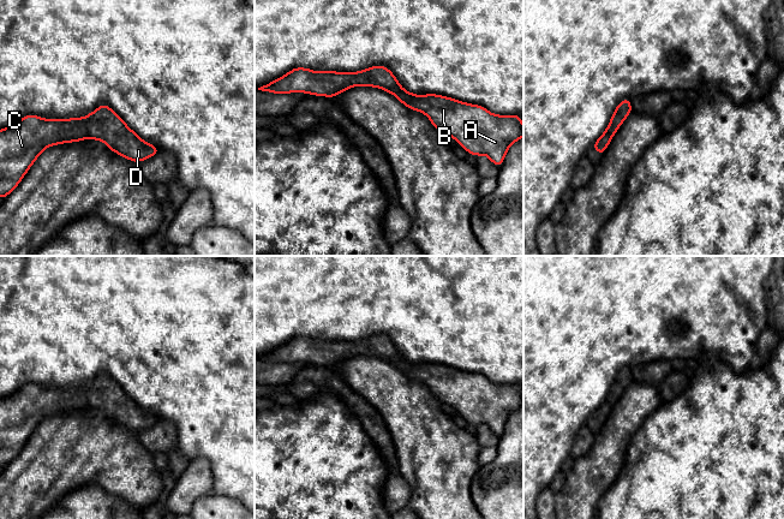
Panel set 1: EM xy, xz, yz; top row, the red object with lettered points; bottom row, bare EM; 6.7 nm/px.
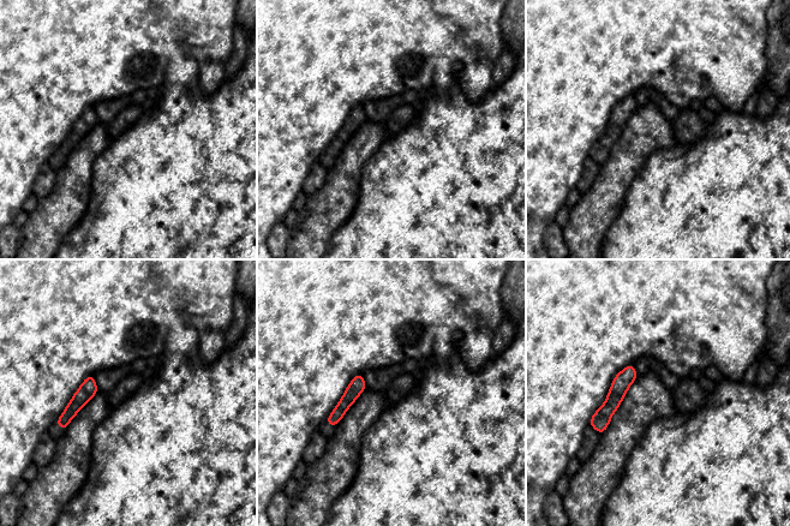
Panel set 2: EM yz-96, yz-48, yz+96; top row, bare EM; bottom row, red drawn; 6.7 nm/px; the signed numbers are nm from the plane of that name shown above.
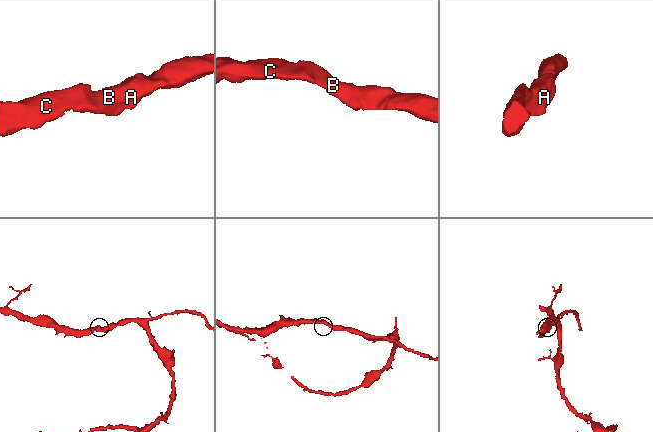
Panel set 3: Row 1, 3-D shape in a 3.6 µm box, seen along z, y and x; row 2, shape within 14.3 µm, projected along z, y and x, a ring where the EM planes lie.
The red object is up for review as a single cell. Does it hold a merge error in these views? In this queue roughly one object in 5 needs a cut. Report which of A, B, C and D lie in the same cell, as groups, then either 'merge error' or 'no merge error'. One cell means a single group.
groups A B C D; no merge error

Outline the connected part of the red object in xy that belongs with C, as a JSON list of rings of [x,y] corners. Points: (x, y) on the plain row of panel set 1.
[[[106,372],[84,387],[46,388],[29,383],[0,399],[0,467],[20,453],[47,417],[84,408],[103,411],[109,419],[136,432],[161,420],[143,410]]]

